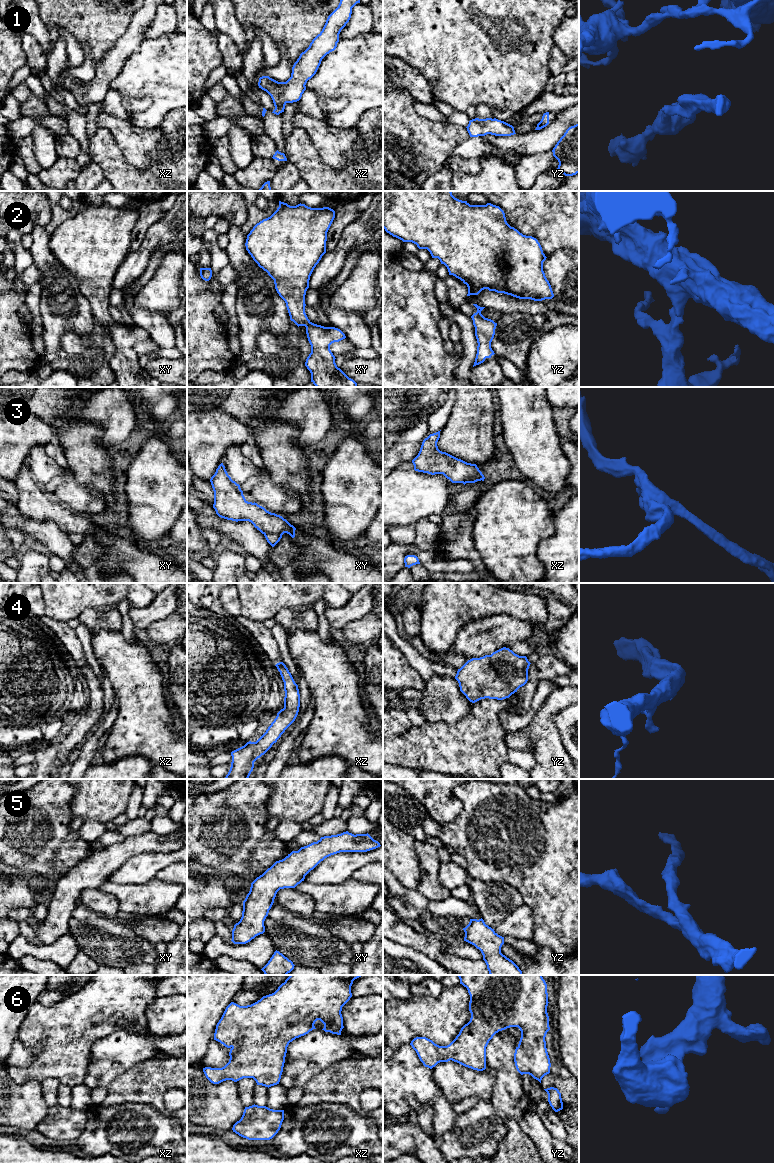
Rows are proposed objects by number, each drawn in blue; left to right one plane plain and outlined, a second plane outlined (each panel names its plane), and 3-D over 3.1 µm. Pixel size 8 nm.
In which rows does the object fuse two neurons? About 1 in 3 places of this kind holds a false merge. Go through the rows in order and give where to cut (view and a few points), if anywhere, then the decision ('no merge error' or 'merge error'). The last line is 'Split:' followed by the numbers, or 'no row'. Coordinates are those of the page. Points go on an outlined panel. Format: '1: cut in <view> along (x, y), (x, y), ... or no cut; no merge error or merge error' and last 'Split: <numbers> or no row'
1: no cut; no merge error
2: no cut; no merge error
3: no cut; no merge error
4: no cut; no merge error
5: no cut; no merge error
6: no cut; no merge error
Split: no row

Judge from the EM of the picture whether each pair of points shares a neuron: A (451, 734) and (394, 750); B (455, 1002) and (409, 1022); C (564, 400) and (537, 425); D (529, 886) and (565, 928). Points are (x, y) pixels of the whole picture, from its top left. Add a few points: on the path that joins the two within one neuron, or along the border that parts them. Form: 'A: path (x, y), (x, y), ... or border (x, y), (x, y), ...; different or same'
A: path (437, 745), (408, 747); same
B: path (444, 1013), (440, 1017), (420, 1017); same
C: border (545, 397), (552, 405); different
D: path (532, 897), (554, 920); same

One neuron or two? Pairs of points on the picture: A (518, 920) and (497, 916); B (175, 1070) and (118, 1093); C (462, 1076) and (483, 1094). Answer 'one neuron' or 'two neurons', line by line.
A: two neurons
B: one neuron
C: one neuron

